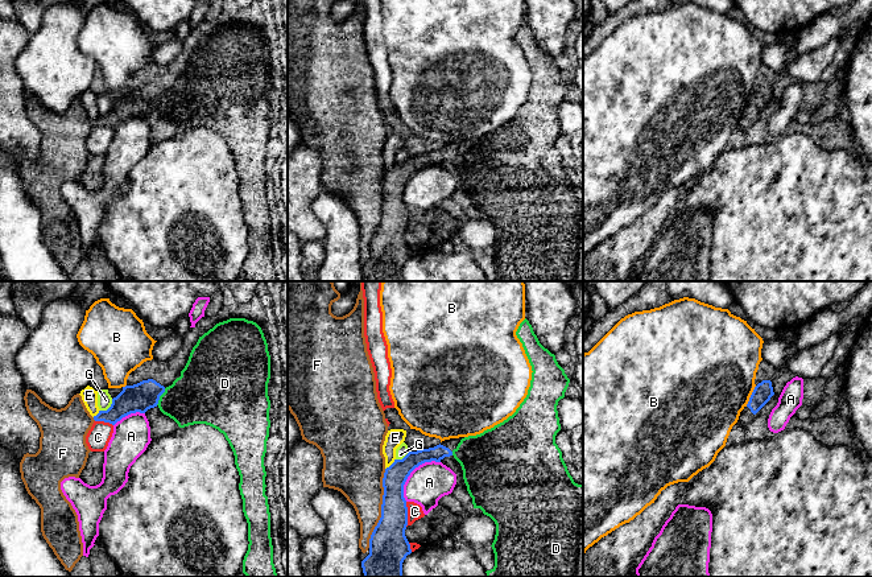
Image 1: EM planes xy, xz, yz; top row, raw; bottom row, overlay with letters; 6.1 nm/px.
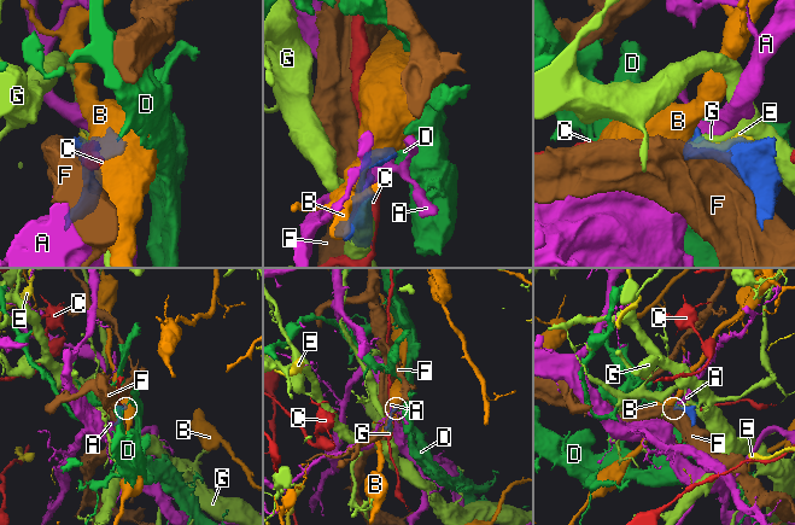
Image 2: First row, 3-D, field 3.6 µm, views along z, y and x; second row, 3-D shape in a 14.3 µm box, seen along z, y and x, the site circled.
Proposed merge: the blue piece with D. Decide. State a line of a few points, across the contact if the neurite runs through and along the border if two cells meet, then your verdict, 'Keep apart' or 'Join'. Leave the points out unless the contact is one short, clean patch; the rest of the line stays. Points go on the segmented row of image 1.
Line: xy (139, 398), (160, 395), (201, 395). Join

